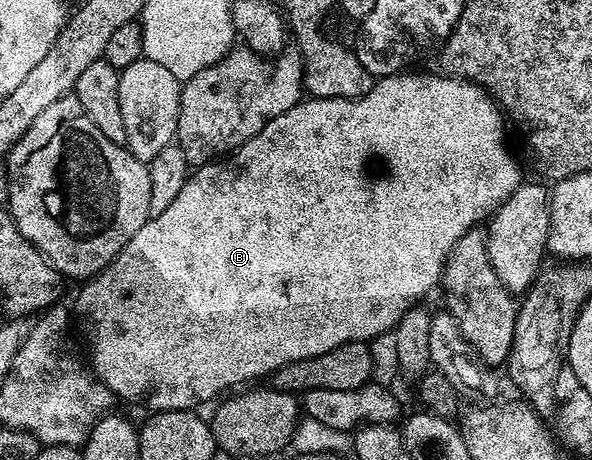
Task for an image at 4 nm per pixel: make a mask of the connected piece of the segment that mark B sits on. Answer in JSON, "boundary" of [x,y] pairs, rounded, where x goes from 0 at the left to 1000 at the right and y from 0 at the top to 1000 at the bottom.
{"boundary":[[[696,157],[642,167],[630,189],[623,193],[622,204],[603,209],[598,217],[588,217],[586,213],[515,213],[510,215],[508,224],[492,230],[492,239],[471,248],[471,257],[458,257],[458,265],[451,265],[451,274],[444,274],[444,283],[438,283],[438,291],[431,291],[431,300],[424,300],[399,330],[382,337],[378,343],[368,343],[356,357],[338,359],[321,380],[319,393],[309,404],[309,413],[302,413],[302,430],[296,430],[296,439],[289,439],[289,448],[282,448],[282,457],[275,457],[275,465],[267,470],[253,467],[250,483],[242,491],[235,491],[235,500],[228,500],[221,526],[215,526],[215,535],[208,535],[208,543],[194,559],[191,570],[182,574],[166,600],[142,611],[139,626],[144,628],[130,643],[130,670],[137,678],[144,678],[144,722],[150,728],[152,776],[149,774],[149,780],[154,785],[154,807],[169,833],[179,835],[189,848],[193,863],[199,872],[213,870],[218,878],[240,878],[242,885],[252,887],[245,891],[253,898],[318,896],[331,889],[334,885],[331,878],[346,878],[351,870],[360,867],[360,872],[365,872],[382,848],[394,848],[402,839],[439,828],[434,826],[439,817],[448,817],[448,822],[459,820],[461,811],[470,809],[480,791],[505,787],[512,778],[532,778],[539,770],[552,770],[552,761],[566,761],[586,743],[600,743],[601,739],[630,743],[635,730],[644,730],[649,722],[650,728],[662,724],[672,700],[681,691],[681,683],[688,683],[688,674],[699,667],[706,657],[716,654],[711,650],[736,617],[740,624],[747,615],[752,565],[762,552],[769,526],[775,526],[775,517],[782,517],[782,509],[789,509],[799,496],[807,493],[814,485],[813,476],[818,470],[818,478],[831,472],[845,446],[863,430],[865,417],[878,407],[883,398],[883,385],[880,385],[880,365],[873,359],[873,348],[867,341],[867,330],[860,324],[858,309],[853,307],[855,254],[818,191],[811,191],[807,183],[794,183],[791,174],[775,174],[772,167],[757,161],[709,165],[708,159]]]}

